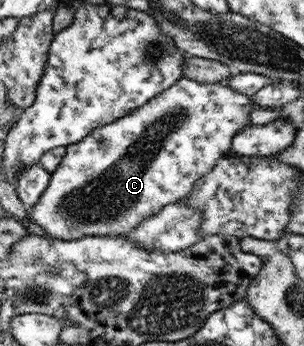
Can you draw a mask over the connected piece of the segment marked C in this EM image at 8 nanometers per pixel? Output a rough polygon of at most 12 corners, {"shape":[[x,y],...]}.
{"shape":[[182,77],[68,145],[28,221],[131,234],[186,199],[251,96]]}

